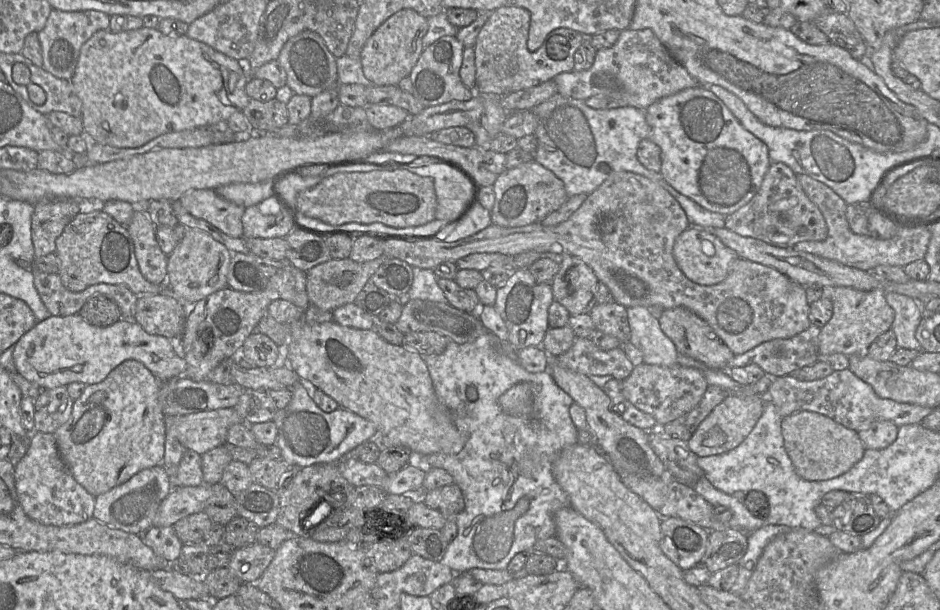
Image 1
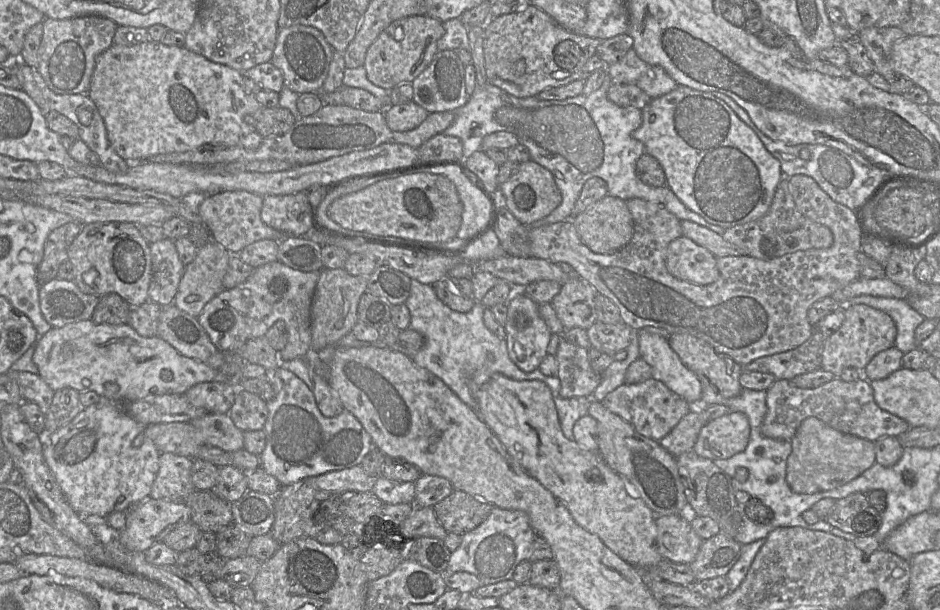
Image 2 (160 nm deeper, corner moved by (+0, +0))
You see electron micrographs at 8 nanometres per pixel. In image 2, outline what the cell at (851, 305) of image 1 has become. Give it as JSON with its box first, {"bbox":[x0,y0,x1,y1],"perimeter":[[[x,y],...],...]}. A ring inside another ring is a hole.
{"bbox":[820,304,896,378],"perimeter":[[[864,304],[846,305],[843,324],[826,340],[820,368],[838,378],[848,367],[866,368],[876,354],[895,345],[896,334],[896,325],[885,312]]]}

